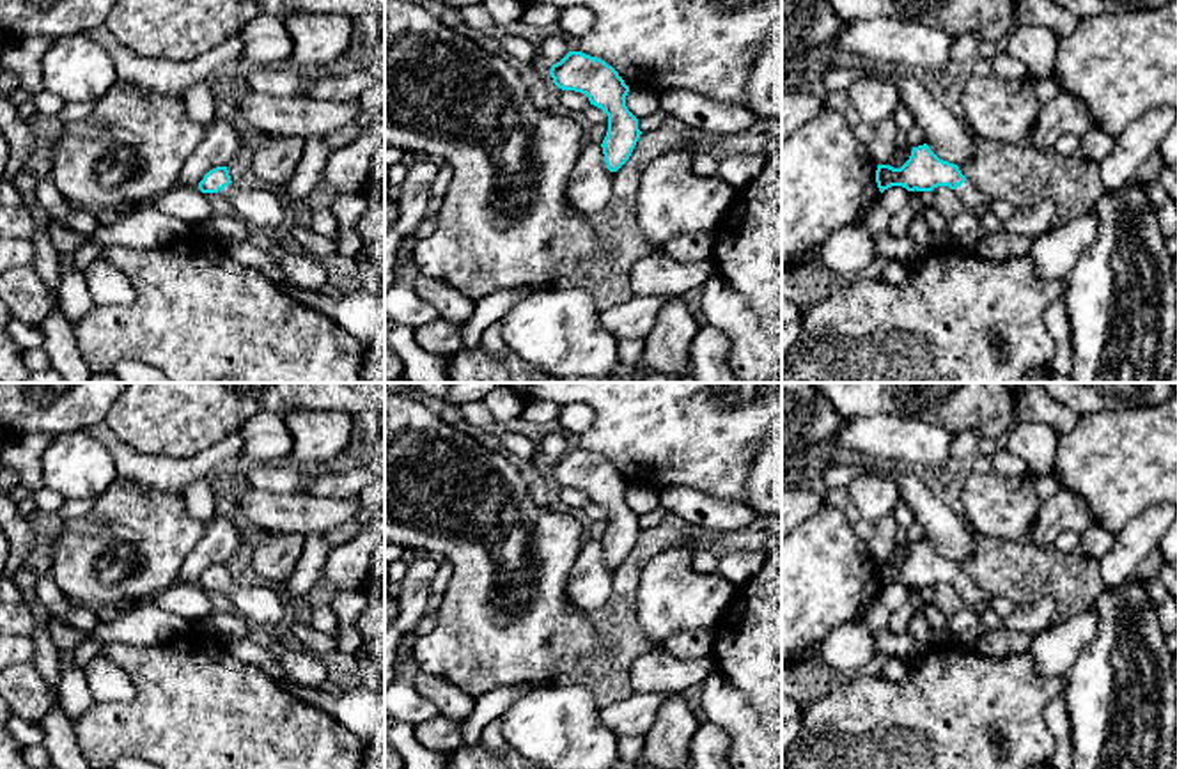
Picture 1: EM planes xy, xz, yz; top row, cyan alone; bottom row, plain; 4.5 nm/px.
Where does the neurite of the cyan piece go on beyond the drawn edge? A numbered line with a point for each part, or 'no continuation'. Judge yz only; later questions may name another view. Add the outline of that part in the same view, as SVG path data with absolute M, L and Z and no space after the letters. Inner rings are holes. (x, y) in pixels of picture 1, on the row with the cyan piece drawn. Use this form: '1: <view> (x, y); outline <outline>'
1: yz (966, 192); outline M964 181L954 190L957 200L970 207L970 211L991 209L993 200L980 193L970 181Z

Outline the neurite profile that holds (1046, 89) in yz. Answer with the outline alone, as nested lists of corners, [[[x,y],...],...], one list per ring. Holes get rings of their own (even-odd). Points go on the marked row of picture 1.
[[[1055,76],[1035,80],[1035,94],[1041,103],[1055,99],[1060,90],[1060,83]]]

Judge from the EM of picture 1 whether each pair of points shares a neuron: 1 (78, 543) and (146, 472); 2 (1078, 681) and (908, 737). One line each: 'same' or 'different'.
1: different
2: different

